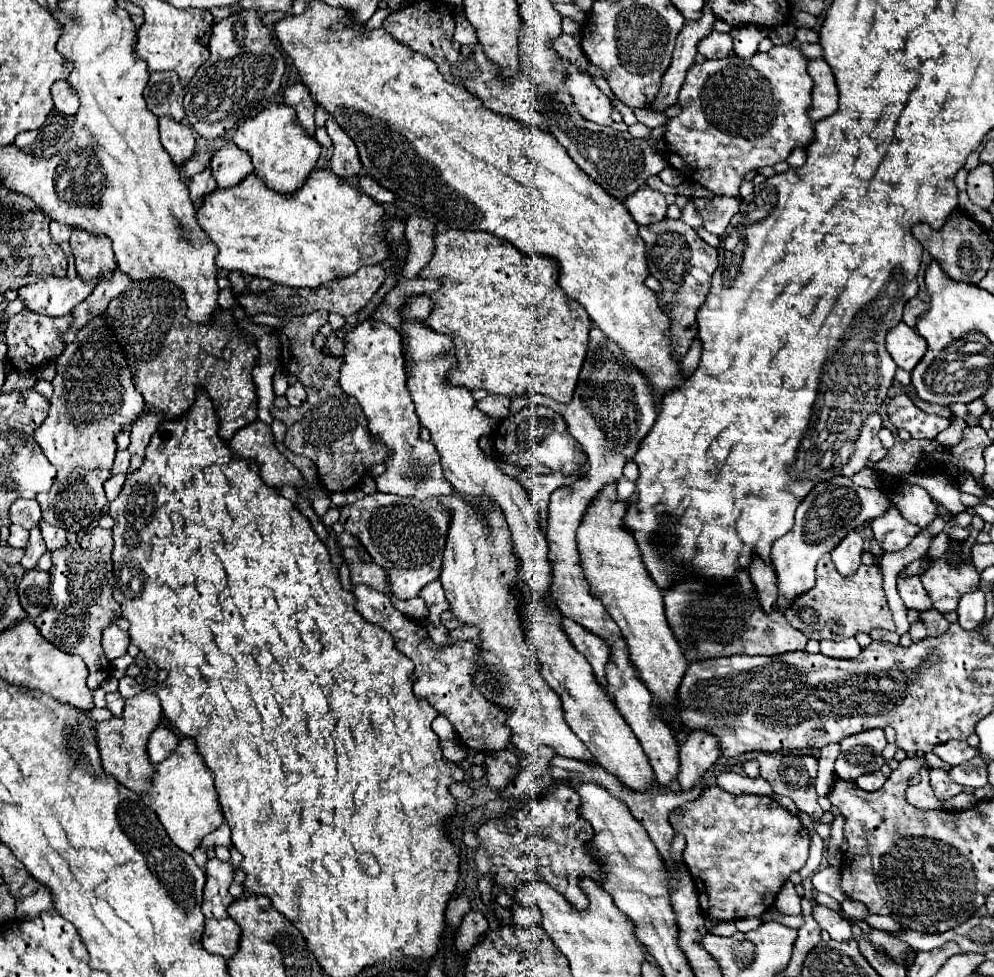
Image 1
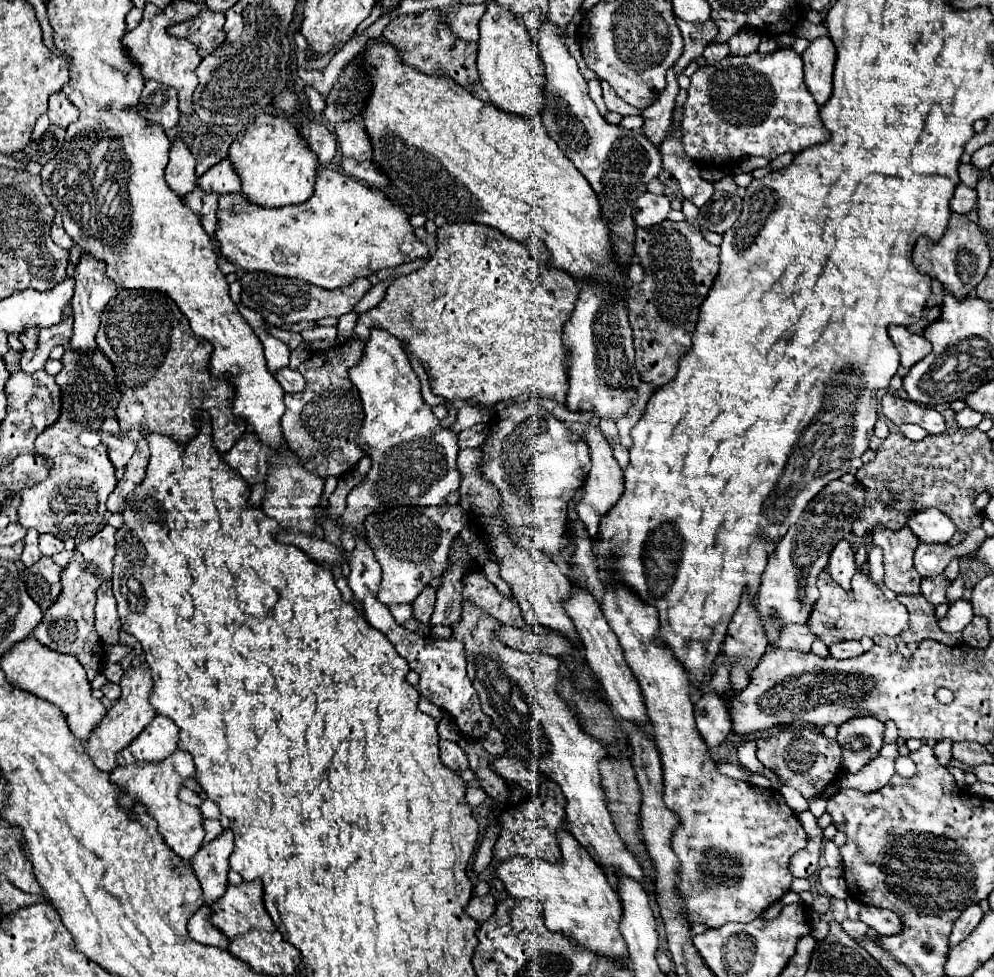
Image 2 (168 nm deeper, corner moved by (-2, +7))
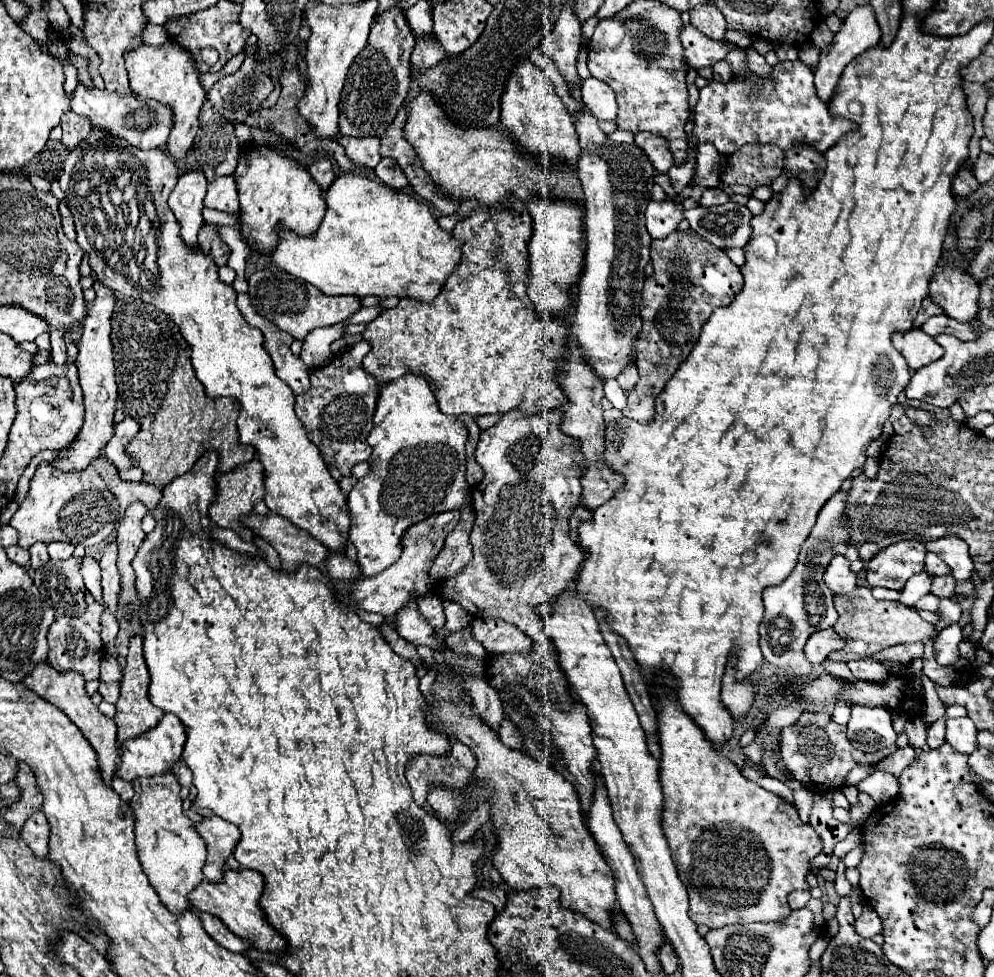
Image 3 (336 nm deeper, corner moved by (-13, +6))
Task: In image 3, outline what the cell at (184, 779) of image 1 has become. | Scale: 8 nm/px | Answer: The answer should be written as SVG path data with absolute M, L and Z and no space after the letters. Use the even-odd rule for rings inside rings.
M161 773L157 777L143 777L133 781L135 797L131 799L131 809L135 815L135 835L137 853L145 875L159 893L161 903L171 909L171 913L183 913L191 909L187 895L193 891L201 879L201 867L205 865L205 841L195 831L193 821L189 821L181 809L179 783L171 773Z

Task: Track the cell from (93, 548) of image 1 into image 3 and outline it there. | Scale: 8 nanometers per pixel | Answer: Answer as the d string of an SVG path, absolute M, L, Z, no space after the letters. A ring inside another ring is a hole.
M87 593L87 611L73 619L73 617L57 617L49 629L49 665L57 669L59 673L65 671L77 671L85 681L99 679L99 663L103 657L103 641L101 641L101 613L103 607Z

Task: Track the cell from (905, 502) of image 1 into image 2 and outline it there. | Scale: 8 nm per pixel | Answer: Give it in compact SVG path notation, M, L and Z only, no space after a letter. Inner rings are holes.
M936 508L914 512L908 516L908 526L920 538L920 542L950 542L956 526L948 516Z

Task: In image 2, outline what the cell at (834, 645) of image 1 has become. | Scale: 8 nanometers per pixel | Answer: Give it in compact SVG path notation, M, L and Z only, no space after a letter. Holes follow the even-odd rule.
M842 640L842 642L834 642L828 646L830 650L830 656L834 658L852 658L852 656L860 656L864 650L862 650L862 644L856 640Z

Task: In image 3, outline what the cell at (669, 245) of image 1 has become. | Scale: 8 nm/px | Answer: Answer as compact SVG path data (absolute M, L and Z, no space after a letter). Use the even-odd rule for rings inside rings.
M673 231L669 237L653 241L651 261L655 273L647 277L643 285L639 307L643 327L635 345L639 381L633 389L625 391L627 407L623 409L625 417L643 423L653 419L655 397L663 391L665 383L673 377L679 365L689 357L699 339L701 327L707 323L713 309L729 305L743 289L743 275L727 253L717 247L713 249L713 245L691 231ZM683 285L687 285L687 291L683 291Z

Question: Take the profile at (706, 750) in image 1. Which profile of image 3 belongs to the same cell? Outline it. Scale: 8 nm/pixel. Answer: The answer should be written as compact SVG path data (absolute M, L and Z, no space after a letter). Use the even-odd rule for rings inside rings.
M727 669L725 677L723 677L723 687L721 687L721 701L731 711L733 719L739 719L739 717L743 717L751 709L757 685L751 683L751 681L737 683L733 679L733 675L735 675L735 671Z

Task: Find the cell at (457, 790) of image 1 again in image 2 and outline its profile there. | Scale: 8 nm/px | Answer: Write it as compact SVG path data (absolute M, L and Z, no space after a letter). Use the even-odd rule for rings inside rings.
M470 786L470 788L466 790L466 802L468 802L470 806L478 806L478 804L482 804L484 798L486 798L486 792L484 792L482 788Z

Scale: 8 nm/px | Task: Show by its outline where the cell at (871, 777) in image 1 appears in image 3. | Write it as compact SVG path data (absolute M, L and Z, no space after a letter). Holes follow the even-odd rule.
M876 770L867 779L863 779L857 789L867 793L877 805L887 805L898 796L899 783L891 773Z

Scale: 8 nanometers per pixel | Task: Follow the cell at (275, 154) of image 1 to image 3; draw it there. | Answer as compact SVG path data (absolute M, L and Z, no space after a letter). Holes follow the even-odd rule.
M267 145L251 147L249 153L243 149L233 177L241 201L239 233L253 251L263 255L273 253L279 245L279 229L289 229L303 237L313 235L319 229L327 207L321 195L323 191L317 189L307 169L303 169L297 161L287 159Z

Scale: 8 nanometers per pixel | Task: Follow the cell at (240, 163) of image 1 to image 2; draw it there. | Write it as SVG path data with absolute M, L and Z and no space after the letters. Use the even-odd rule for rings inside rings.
M230 158L218 162L214 168L210 168L202 178L198 178L198 186L204 192L218 192L218 194L230 194L230 192L240 192L240 176L230 164Z

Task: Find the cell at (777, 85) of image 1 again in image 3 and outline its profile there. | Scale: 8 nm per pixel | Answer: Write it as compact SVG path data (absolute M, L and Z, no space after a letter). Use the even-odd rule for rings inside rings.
M785 61L773 67L771 79L761 79L753 73L753 77L735 77L729 83L711 81L701 89L701 97L695 105L695 127L693 133L699 141L711 141L721 155L735 153L745 143L775 143L779 149L789 149L795 145L811 145L815 151L827 151L833 143L839 141L847 131L857 129L849 119L833 117L829 113L827 103L823 103L813 85L813 71L801 61Z

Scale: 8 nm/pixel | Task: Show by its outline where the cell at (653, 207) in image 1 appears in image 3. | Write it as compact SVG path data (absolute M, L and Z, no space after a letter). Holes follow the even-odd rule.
M651 201L645 211L645 219L651 239L665 239L677 229L679 221L683 219L681 205L675 201Z

